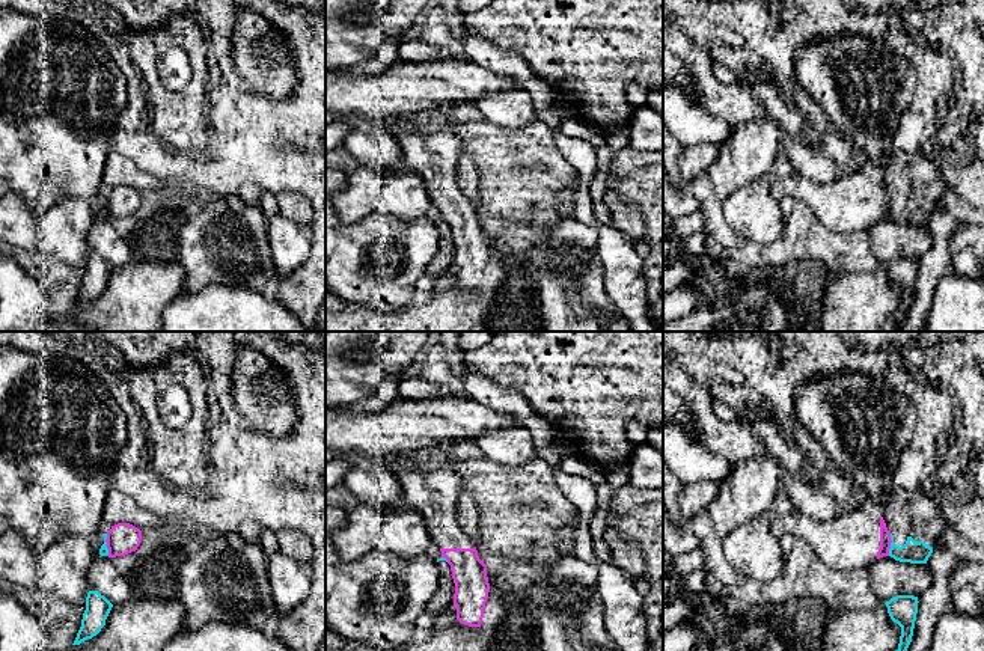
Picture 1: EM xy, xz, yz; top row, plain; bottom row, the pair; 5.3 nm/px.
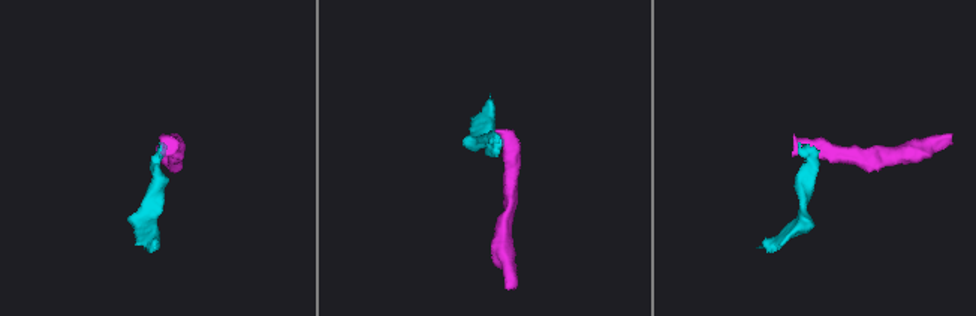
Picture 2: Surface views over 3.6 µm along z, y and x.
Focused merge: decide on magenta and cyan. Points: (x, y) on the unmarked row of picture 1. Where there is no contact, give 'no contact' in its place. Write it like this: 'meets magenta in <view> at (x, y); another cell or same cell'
meets magenta in yz at (889, 207); another cell

